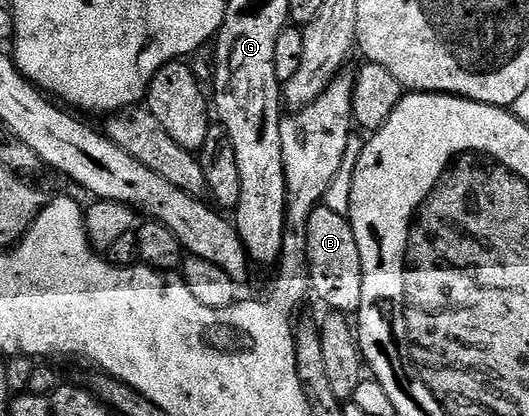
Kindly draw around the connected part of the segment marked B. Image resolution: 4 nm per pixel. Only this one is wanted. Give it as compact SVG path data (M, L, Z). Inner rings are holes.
M324 206L313 209L311 218L307 218L307 258L312 295L317 295L326 304L326 309L356 313L363 298L363 266L359 258L359 246L355 242L355 230L346 213Z

